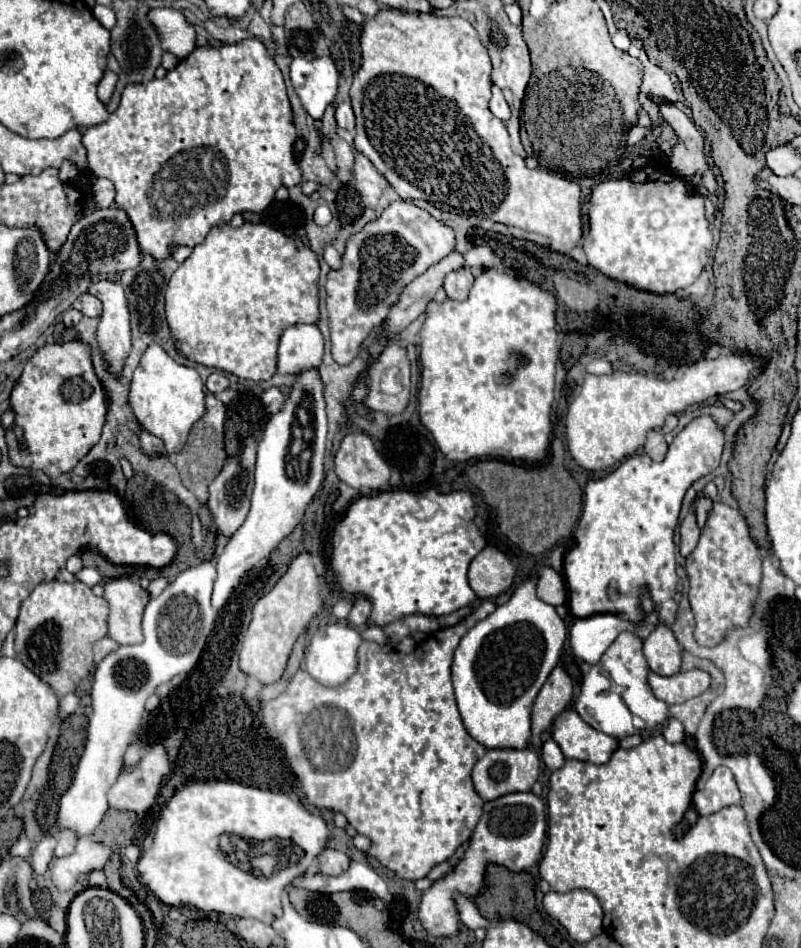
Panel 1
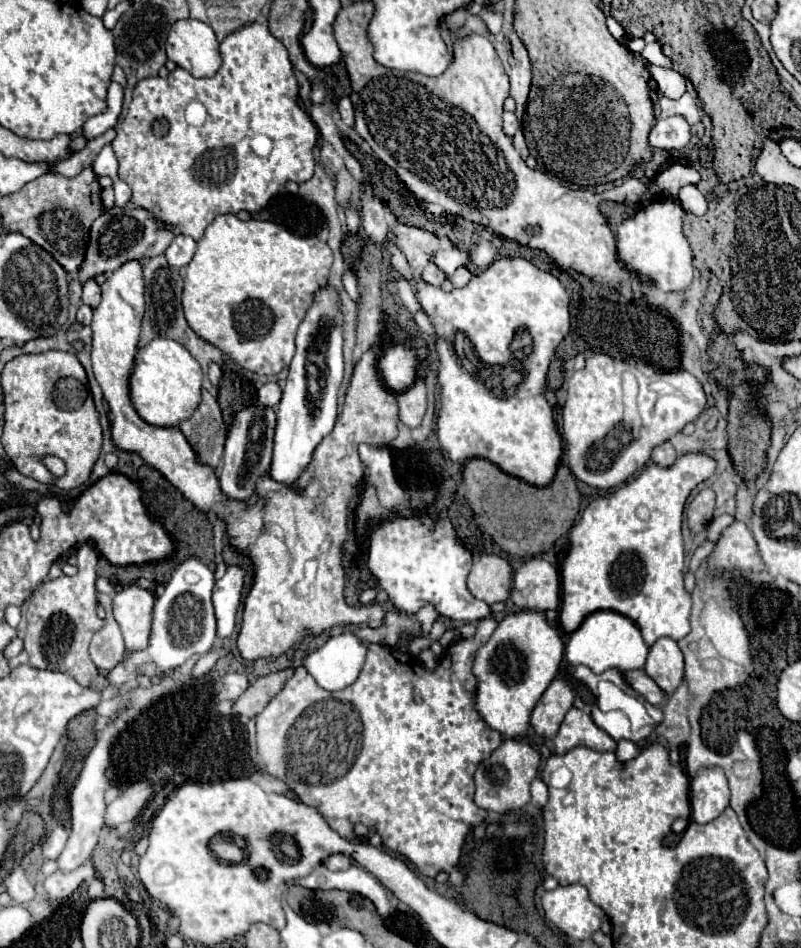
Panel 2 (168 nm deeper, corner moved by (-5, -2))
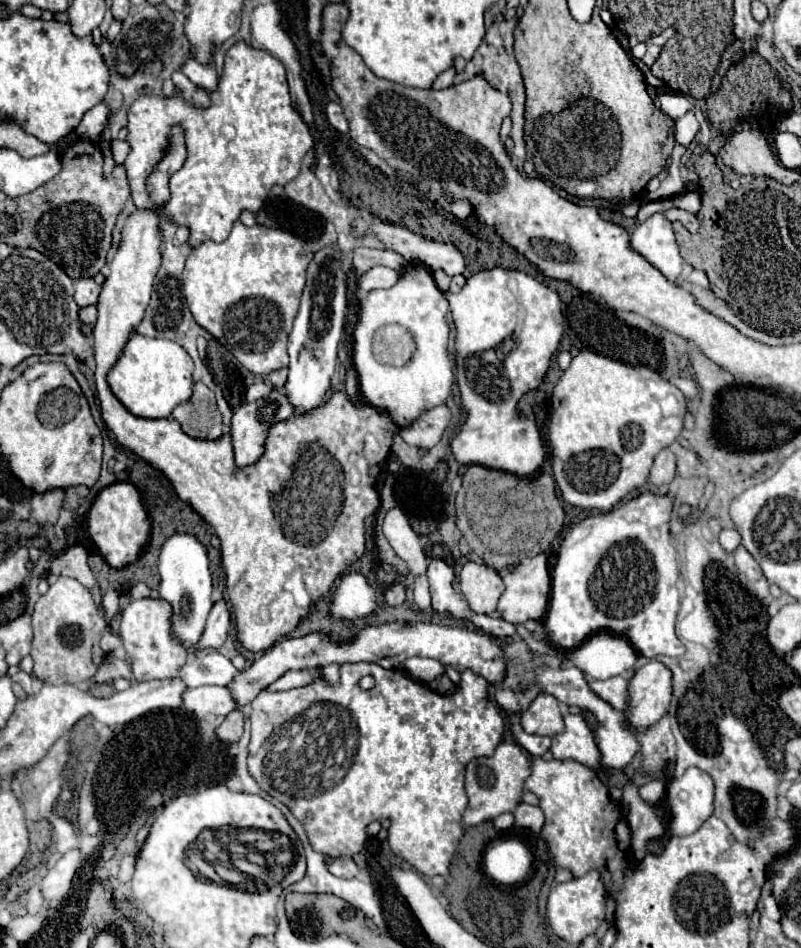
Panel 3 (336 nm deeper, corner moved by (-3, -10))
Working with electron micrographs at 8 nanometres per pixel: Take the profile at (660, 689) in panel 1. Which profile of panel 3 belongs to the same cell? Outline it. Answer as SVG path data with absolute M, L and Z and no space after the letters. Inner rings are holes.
M615 676L615 678L609 678L609 680L591 680L589 686L601 700L611 704L615 710L625 710L627 708L627 700L629 700L627 678Z

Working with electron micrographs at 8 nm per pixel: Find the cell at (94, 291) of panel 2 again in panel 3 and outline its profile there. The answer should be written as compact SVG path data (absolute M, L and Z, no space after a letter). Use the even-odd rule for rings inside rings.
M81 278L81 280L77 280L75 302L77 302L79 306L97 304L97 300L99 300L99 292L101 292L101 286L97 286L97 284L93 282L93 278Z

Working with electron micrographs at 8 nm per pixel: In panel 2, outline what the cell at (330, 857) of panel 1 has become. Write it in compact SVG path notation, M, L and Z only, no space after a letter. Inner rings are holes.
M331 854L327 860L327 868L331 870L345 870L351 866L351 858L345 854Z

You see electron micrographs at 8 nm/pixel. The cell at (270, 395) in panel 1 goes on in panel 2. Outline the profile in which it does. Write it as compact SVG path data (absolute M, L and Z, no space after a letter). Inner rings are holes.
M267 382L267 384L261 386L261 390L259 390L257 396L259 396L259 402L263 406L275 408L279 404L279 400L281 400L281 388L279 388L277 382Z

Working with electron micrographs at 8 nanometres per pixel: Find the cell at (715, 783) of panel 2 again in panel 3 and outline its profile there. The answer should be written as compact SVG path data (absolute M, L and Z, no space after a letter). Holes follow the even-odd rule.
M687 768L683 776L669 780L665 792L665 812L667 812L667 834L685 836L693 834L711 814L713 814L713 780L707 772L699 768Z

